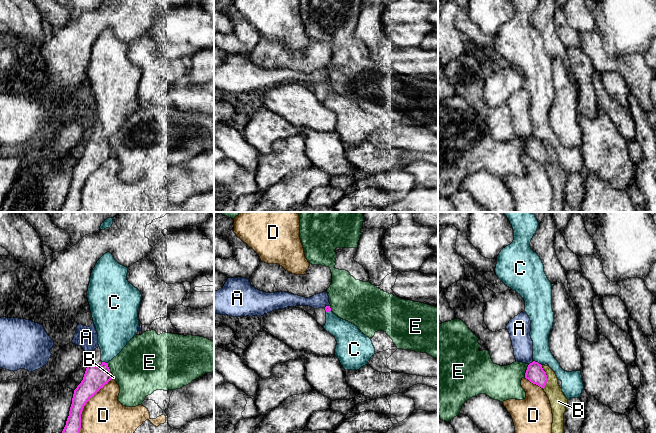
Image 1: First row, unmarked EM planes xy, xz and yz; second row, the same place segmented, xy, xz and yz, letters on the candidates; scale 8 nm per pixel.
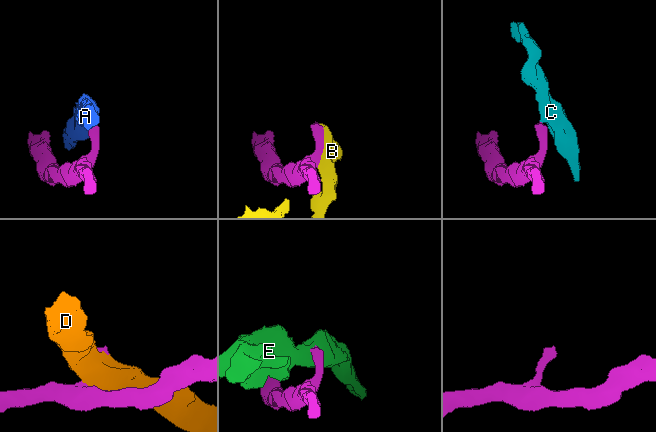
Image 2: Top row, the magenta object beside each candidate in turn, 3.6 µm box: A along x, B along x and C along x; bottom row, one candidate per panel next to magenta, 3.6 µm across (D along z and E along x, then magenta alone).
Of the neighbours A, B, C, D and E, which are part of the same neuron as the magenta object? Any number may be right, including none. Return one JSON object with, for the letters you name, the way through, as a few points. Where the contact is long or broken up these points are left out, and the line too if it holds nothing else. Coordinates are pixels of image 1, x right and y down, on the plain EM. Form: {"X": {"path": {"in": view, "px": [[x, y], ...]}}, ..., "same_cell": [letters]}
{"C": {"path": {"in": "yz", "px": [[535, 150], [537, 138], [540, 134], [540, 107]]}}, "same_cell": ["C"]}

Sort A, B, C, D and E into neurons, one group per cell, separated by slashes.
A / B / C / D / E

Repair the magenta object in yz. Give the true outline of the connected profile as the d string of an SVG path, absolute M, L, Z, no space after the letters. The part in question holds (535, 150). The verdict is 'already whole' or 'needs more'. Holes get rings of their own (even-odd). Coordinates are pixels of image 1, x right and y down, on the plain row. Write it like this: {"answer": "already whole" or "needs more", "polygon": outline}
{"answer": "needs more", "polygon": "M539 0L511 1L514 16L497 32L495 49L524 75L524 87L531 97L533 138L528 141L525 154L544 164L548 154L542 142L548 140L562 157L562 168L566 174L580 174L584 165L581 147L564 147L549 123L549 110L554 98L552 60L544 48L542 36L530 23Z"}

